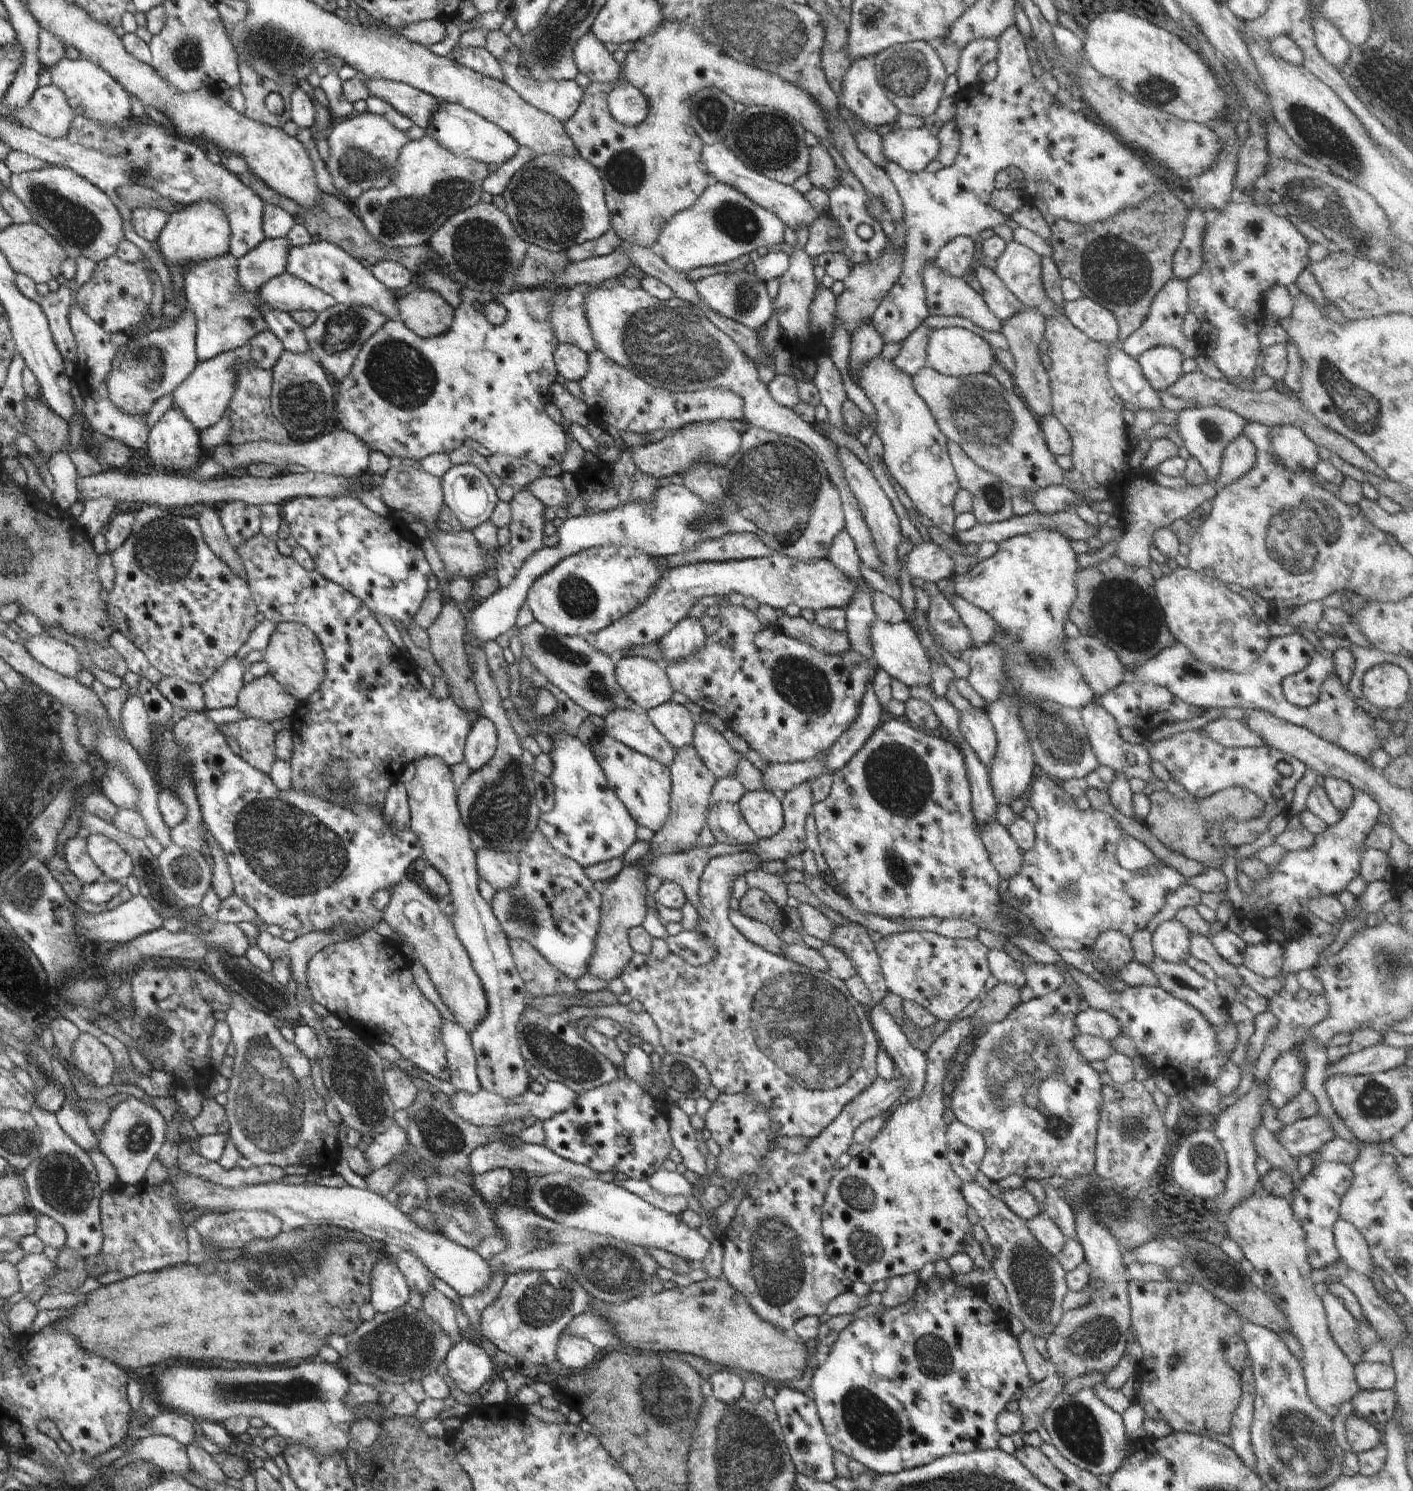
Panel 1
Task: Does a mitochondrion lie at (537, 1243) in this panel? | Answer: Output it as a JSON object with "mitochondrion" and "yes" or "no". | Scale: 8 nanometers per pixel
{"mitochondrion":"yes"}

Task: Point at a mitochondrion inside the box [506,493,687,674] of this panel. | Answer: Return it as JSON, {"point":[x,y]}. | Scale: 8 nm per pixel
{"point":[577,597]}

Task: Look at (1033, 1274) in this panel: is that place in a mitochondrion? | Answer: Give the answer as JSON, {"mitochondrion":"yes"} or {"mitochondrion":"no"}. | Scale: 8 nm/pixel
{"mitochondrion":"yes"}

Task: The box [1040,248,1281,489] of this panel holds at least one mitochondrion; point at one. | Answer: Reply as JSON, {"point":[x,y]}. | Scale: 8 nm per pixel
{"point":[1207,425]}

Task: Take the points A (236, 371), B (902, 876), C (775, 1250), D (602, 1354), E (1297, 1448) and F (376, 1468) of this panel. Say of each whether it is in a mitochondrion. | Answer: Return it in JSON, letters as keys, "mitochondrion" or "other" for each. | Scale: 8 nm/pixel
{"A":"other","B":"mitochondrion","C":"mitochondrion","D":"other","E":"mitochondrion","F":"other"}

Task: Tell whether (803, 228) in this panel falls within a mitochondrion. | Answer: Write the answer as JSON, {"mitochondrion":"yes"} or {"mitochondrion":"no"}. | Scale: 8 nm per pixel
{"mitochondrion":"no"}

